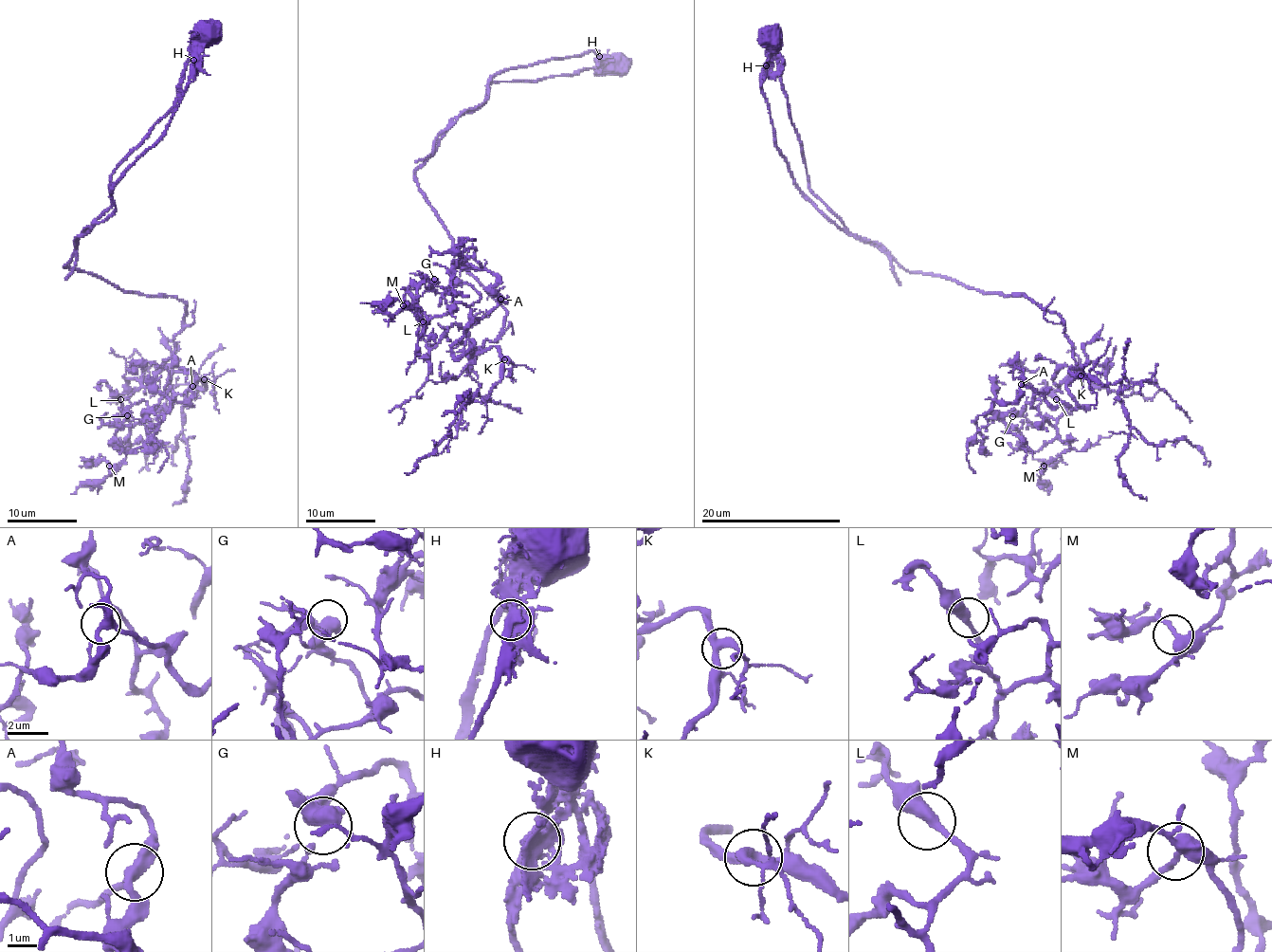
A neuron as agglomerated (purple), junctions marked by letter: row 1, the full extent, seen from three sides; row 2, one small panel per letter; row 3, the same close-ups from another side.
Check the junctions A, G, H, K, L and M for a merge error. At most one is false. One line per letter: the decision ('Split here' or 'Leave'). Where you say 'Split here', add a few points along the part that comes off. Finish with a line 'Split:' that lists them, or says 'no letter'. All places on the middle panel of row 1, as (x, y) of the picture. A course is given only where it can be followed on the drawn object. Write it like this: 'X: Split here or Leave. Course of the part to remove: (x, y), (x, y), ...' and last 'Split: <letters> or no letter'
A: Leave
G: Leave
H: Split here. Course of the part to remove: (600, 56), (592, 50), (501, 70), (489, 82), (489, 98), (467, 109), (435, 142), (431, 153), (415, 162)
K: Leave
L: Leave
M: Leave
Split: H

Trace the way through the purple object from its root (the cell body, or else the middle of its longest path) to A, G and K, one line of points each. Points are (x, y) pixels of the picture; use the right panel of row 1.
A: (771, 35), (808, 188), (844, 228), (910, 271), (1026, 294), (1062, 319), (1066, 391), (1086, 408), (1021, 384)
G: (771, 35), (808, 188), (844, 228), (1062, 319), (1086, 408), (1036, 394), (1012, 416)
K: (771, 35), (808, 188), (844, 228), (910, 271), (1026, 294), (1053, 311), (1081, 375)

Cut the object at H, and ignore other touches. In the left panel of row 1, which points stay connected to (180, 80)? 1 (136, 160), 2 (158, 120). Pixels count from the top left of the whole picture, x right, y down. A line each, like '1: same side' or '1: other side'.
1: other side
2: same side

